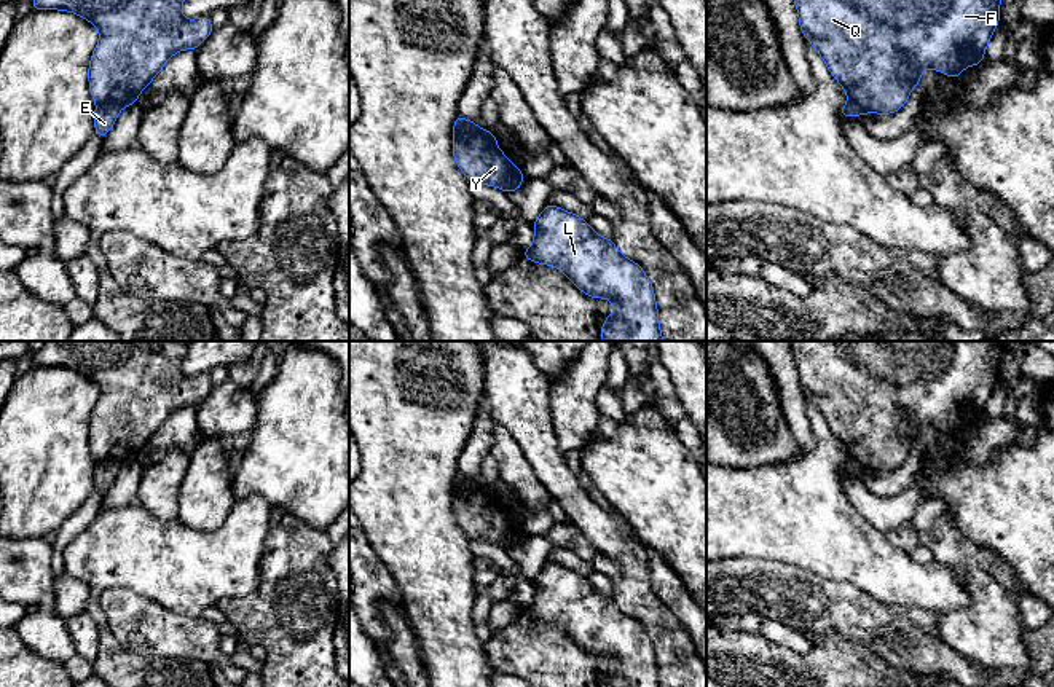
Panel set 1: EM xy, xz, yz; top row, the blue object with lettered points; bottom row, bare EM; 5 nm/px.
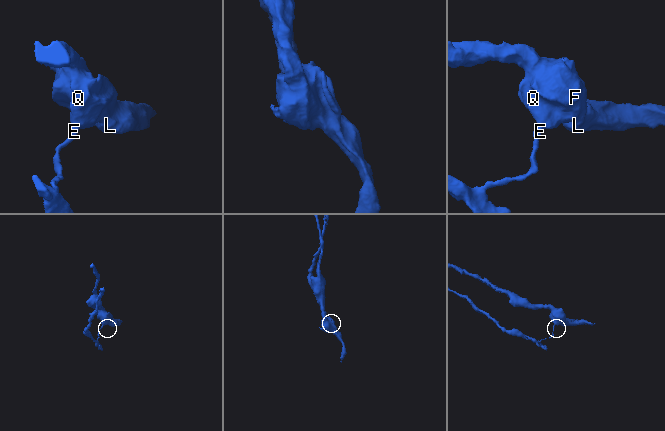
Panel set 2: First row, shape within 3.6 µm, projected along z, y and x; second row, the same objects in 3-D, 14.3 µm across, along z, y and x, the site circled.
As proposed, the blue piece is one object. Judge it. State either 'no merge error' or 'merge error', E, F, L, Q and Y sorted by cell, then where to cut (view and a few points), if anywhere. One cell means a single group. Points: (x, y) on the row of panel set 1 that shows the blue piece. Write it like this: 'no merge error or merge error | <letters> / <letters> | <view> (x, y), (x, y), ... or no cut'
merge error | E / F L Q Y | xz (480, 129), (455, 133)

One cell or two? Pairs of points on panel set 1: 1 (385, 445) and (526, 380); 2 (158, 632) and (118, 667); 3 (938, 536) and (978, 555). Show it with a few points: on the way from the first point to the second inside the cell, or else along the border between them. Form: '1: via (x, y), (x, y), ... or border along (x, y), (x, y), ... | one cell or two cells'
1: border along (483, 361), (483, 389), (487, 392) | two cells
2: border along (107, 627), (126, 651), (161, 655), (169, 660) | two cells
3: via (947, 544), (960, 555), (968, 555) | one cell

